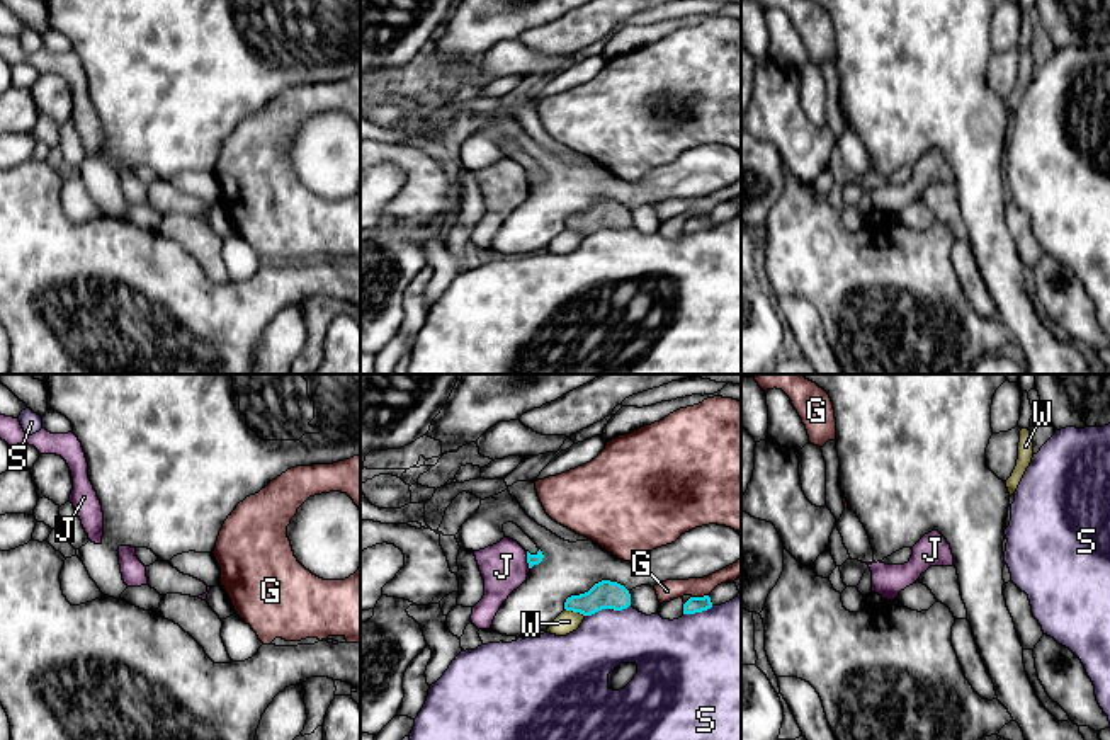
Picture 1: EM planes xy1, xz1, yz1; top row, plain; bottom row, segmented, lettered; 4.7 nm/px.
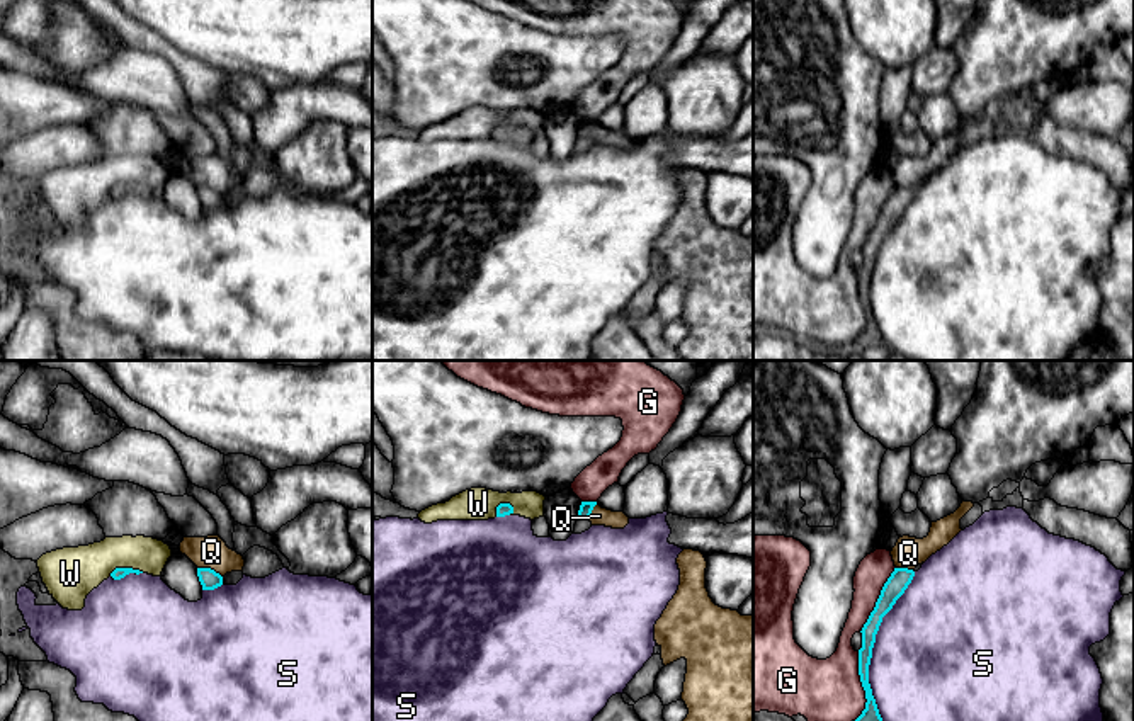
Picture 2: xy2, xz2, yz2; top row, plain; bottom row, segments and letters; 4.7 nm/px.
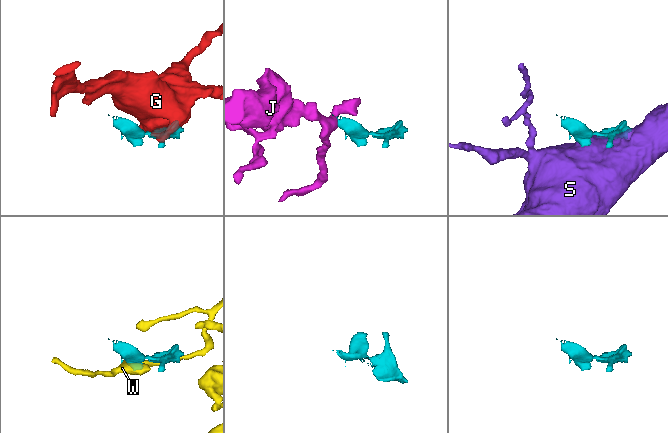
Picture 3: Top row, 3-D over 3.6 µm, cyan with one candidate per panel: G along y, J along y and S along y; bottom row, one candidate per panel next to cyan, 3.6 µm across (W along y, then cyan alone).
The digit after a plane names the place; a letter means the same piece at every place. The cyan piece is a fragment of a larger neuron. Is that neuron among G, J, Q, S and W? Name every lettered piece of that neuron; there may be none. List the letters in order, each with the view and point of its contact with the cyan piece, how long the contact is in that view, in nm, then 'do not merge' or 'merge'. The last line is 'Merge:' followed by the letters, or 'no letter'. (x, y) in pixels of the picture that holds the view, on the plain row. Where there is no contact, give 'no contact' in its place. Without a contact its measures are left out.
G: meets cyan in yz2 at (864, 308); contact 360 nm long; do not merge
J: meets cyan in xz1 at (527, 179); contact 90 nm long; do not merge
Q: meets cyan in xy2 at (209, 187); contact 130 nm long; do not merge
S: meets cyan in yz2 at (873, 266); contact 750 nm long; do not merge
W: meets cyan in xy2 at (126, 187); contact 170 nm long; do not merge
Merge: no letter

